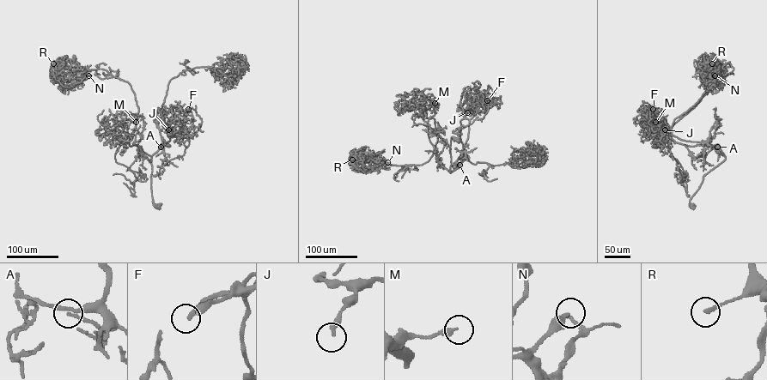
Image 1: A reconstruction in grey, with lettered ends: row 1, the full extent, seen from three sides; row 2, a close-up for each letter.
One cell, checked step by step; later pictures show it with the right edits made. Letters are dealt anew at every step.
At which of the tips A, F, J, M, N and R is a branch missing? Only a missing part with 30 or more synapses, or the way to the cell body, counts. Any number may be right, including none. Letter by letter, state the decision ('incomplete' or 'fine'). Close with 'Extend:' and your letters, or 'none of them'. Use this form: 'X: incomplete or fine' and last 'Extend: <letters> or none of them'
A: fine
F: fine
J: fine
M: fine
N: fine
R: fine
Extend: none of them

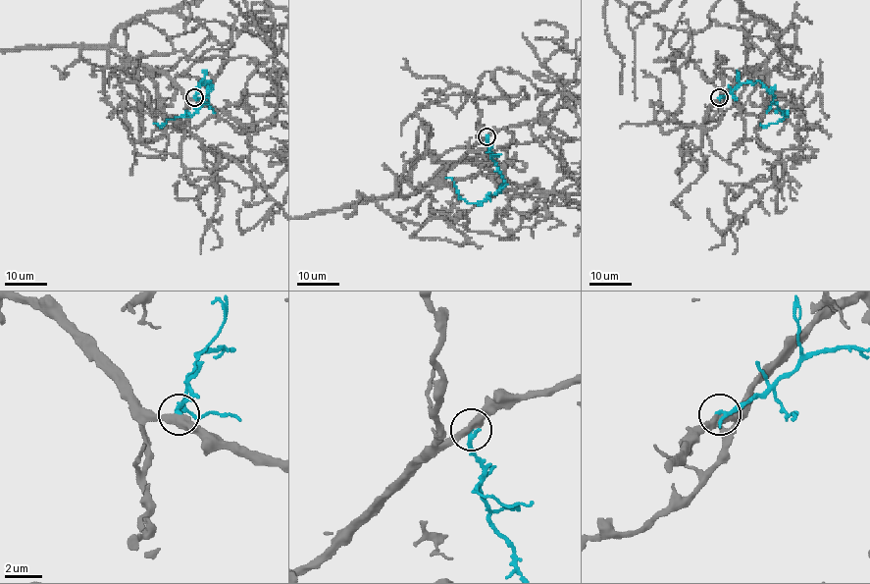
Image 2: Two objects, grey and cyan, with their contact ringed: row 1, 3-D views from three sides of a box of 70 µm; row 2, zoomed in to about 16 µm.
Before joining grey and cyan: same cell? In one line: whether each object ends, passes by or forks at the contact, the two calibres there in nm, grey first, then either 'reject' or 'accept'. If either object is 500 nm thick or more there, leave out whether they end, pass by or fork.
grey passes by | cyan ends | 420/280 nm | reject

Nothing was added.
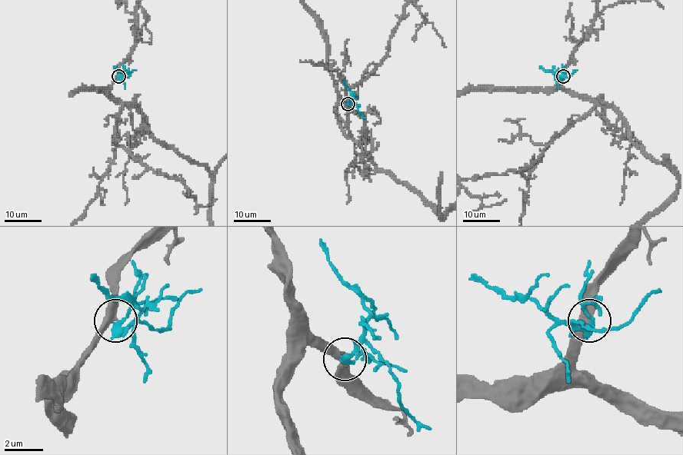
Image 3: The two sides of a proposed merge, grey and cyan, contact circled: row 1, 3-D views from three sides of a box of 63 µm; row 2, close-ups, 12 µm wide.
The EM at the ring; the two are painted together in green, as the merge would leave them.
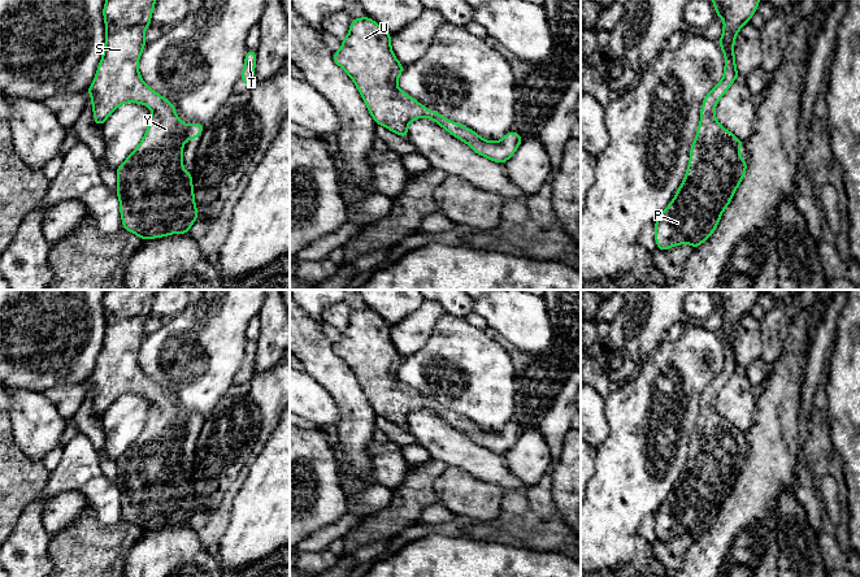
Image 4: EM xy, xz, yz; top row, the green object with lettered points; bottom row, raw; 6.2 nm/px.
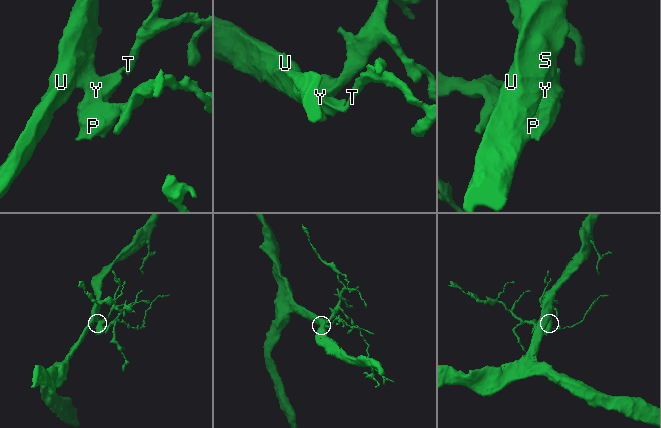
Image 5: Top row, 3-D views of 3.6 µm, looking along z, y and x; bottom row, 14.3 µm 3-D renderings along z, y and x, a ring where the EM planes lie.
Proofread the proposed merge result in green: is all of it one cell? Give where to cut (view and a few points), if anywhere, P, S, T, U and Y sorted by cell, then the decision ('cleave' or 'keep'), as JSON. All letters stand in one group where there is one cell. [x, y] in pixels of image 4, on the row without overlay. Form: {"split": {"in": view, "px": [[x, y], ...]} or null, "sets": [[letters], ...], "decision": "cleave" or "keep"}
{"split": null, "sets": [["P", "S", "T", "U", "Y"]], "decision": "keep"}

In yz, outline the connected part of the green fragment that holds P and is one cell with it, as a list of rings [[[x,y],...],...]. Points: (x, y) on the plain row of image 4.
[[[712,290],[711,292],[716,300],[716,308],[724,309],[724,321],[718,331],[721,342],[725,346],[724,368],[703,390],[700,415],[690,439],[690,454],[686,460],[685,470],[676,483],[674,490],[655,512],[655,533],[657,539],[664,543],[672,537],[685,534],[698,539],[703,533],[711,529],[747,460],[747,452],[738,444],[738,441],[742,439],[744,434],[720,416],[713,399],[726,385],[733,373],[739,369],[734,347],[735,327],[740,318],[751,312],[761,291]]]

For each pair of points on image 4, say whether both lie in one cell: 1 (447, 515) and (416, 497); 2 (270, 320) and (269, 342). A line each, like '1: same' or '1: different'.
1: different
2: same

